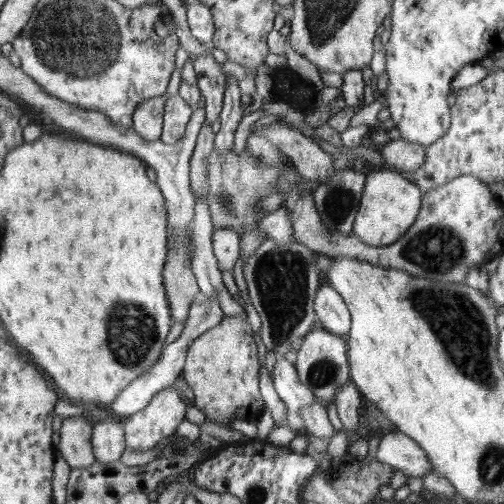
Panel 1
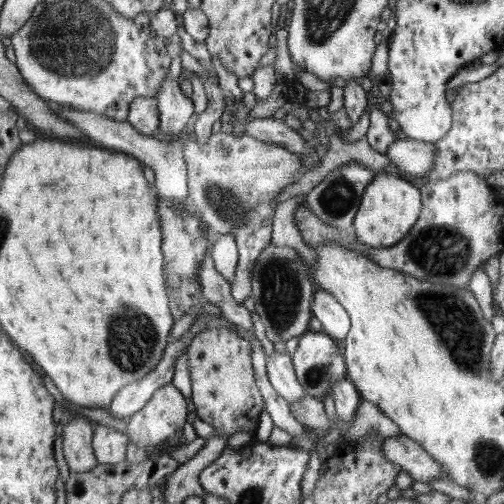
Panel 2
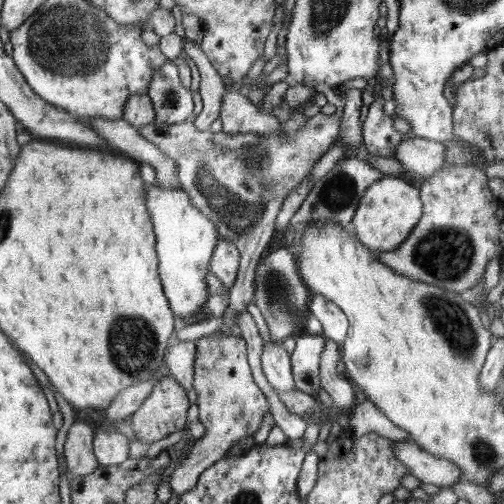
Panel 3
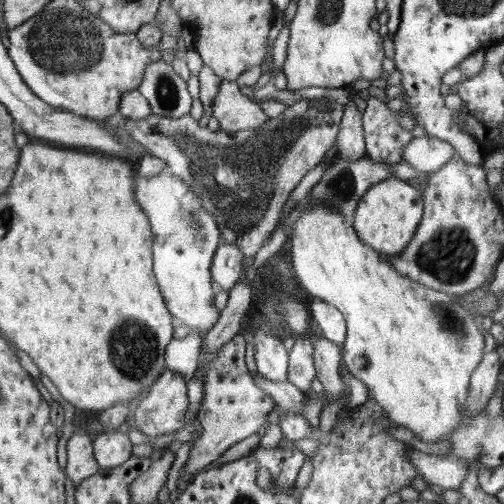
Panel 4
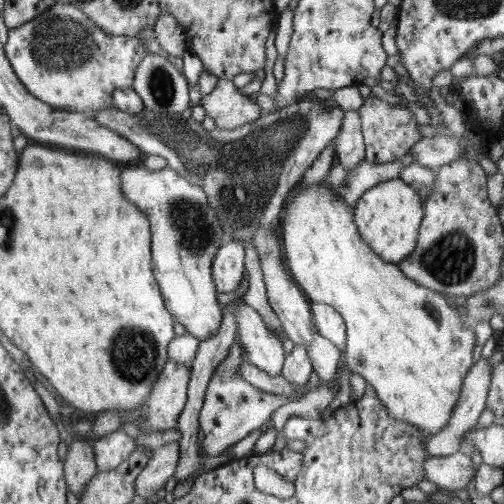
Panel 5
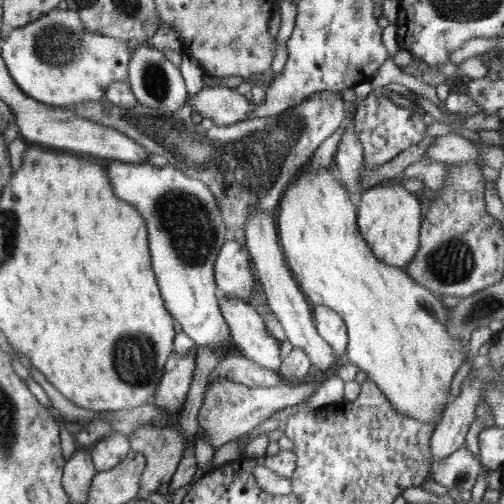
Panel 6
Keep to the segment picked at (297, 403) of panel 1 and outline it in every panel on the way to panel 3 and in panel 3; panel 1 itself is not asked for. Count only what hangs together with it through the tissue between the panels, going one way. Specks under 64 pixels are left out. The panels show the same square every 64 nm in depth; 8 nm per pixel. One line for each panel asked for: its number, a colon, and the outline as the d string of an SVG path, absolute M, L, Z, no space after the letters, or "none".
2: M273 350L269 356L265 356L265 372L267 372L267 378L269 378L271 386L273 386L273 390L287 404L297 402L297 400L301 400L305 396L305 392L301 390L301 386L297 382L293 360L289 358L287 352Z
3: M261 342L261 370L267 382L277 390L293 390L295 382L291 378L291 354L277 342Z

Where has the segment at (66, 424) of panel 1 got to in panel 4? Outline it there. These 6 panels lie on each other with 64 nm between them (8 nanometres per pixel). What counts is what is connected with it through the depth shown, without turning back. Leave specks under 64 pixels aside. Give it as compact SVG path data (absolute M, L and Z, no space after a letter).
M73 430L73 436L67 442L67 466L65 476L77 488L89 476L95 476L99 464L93 456L93 434L89 430Z

